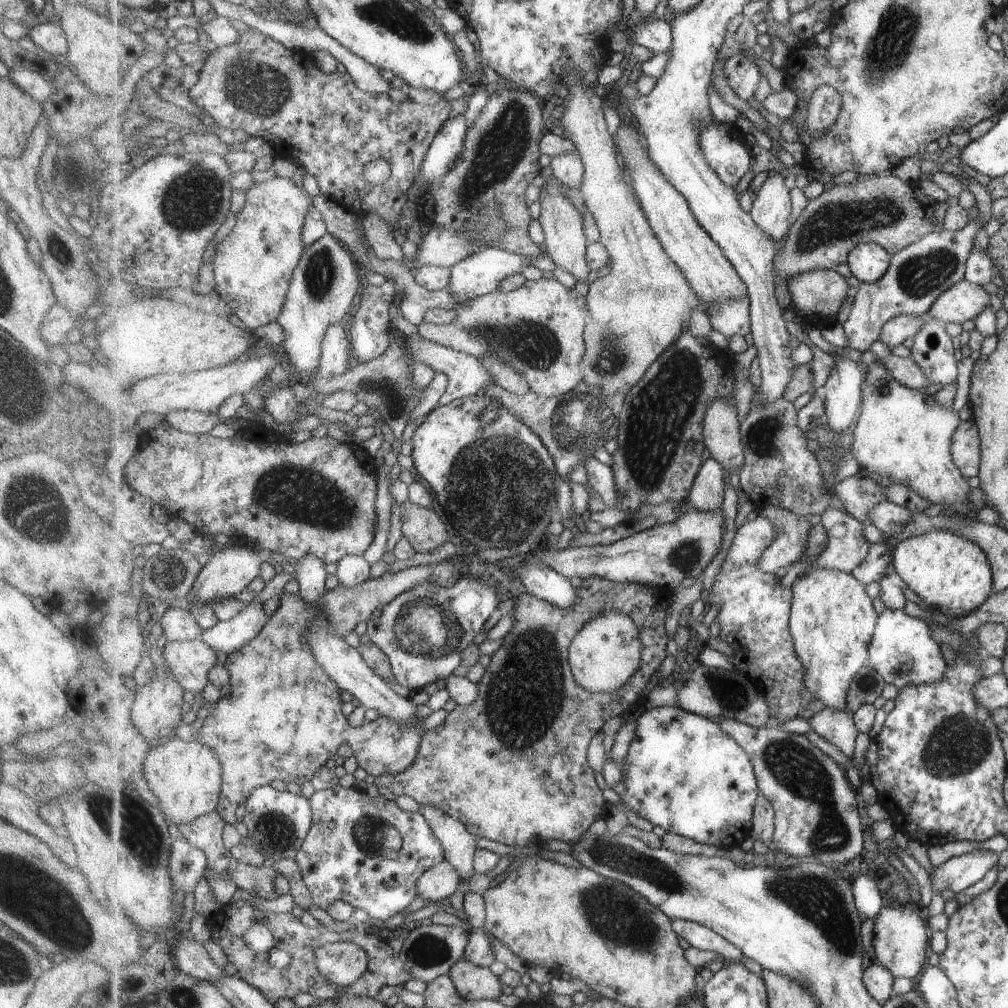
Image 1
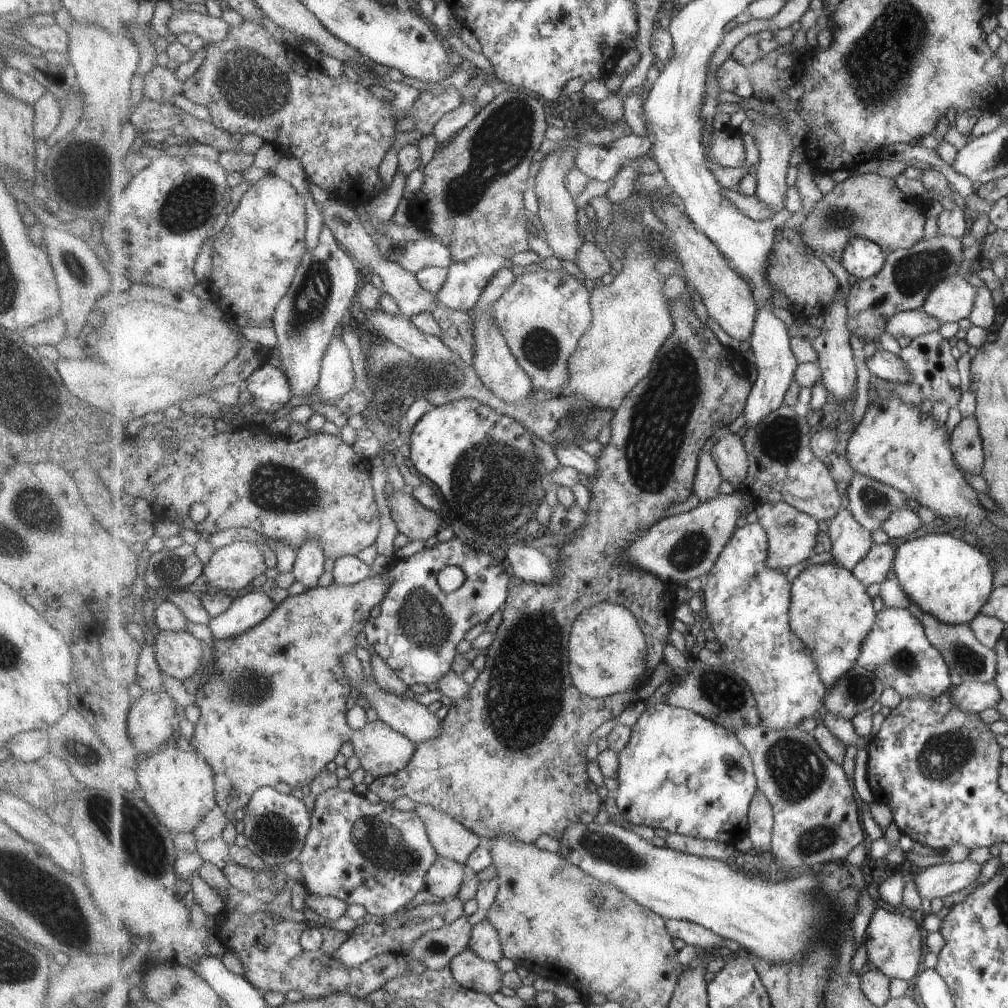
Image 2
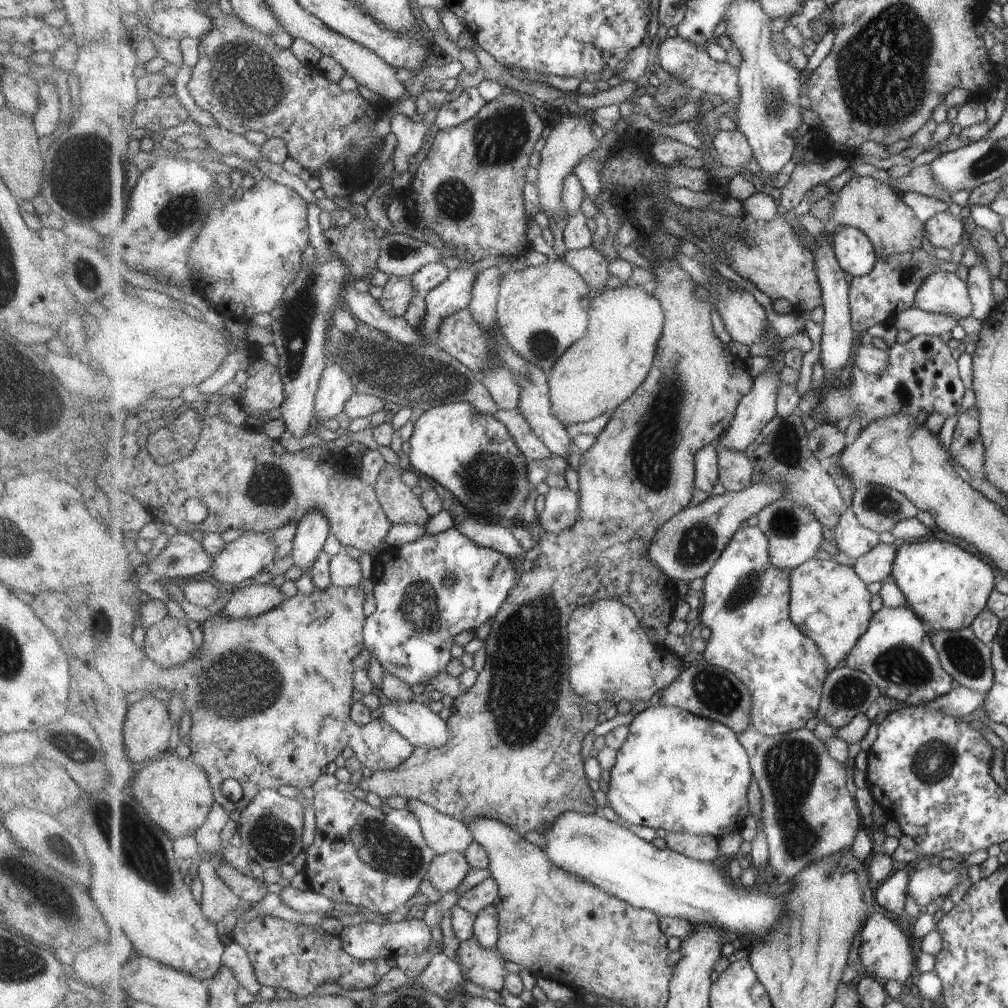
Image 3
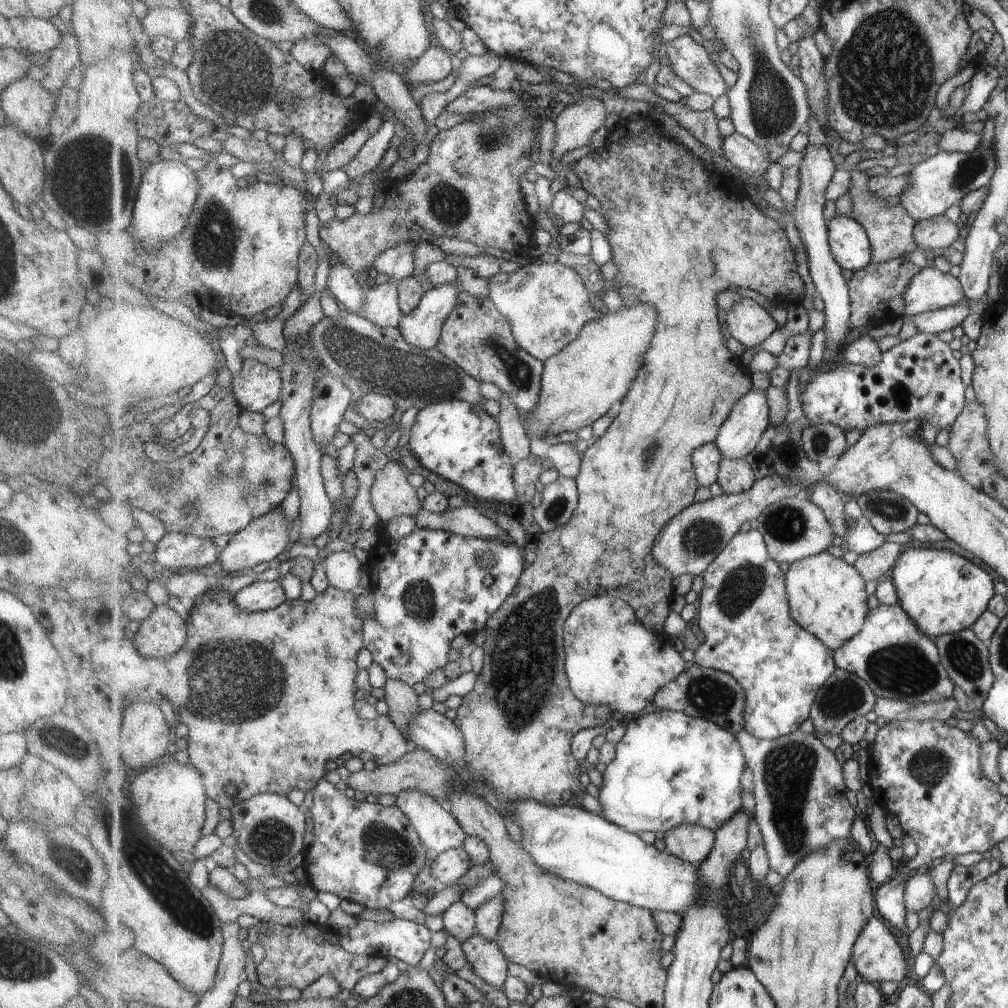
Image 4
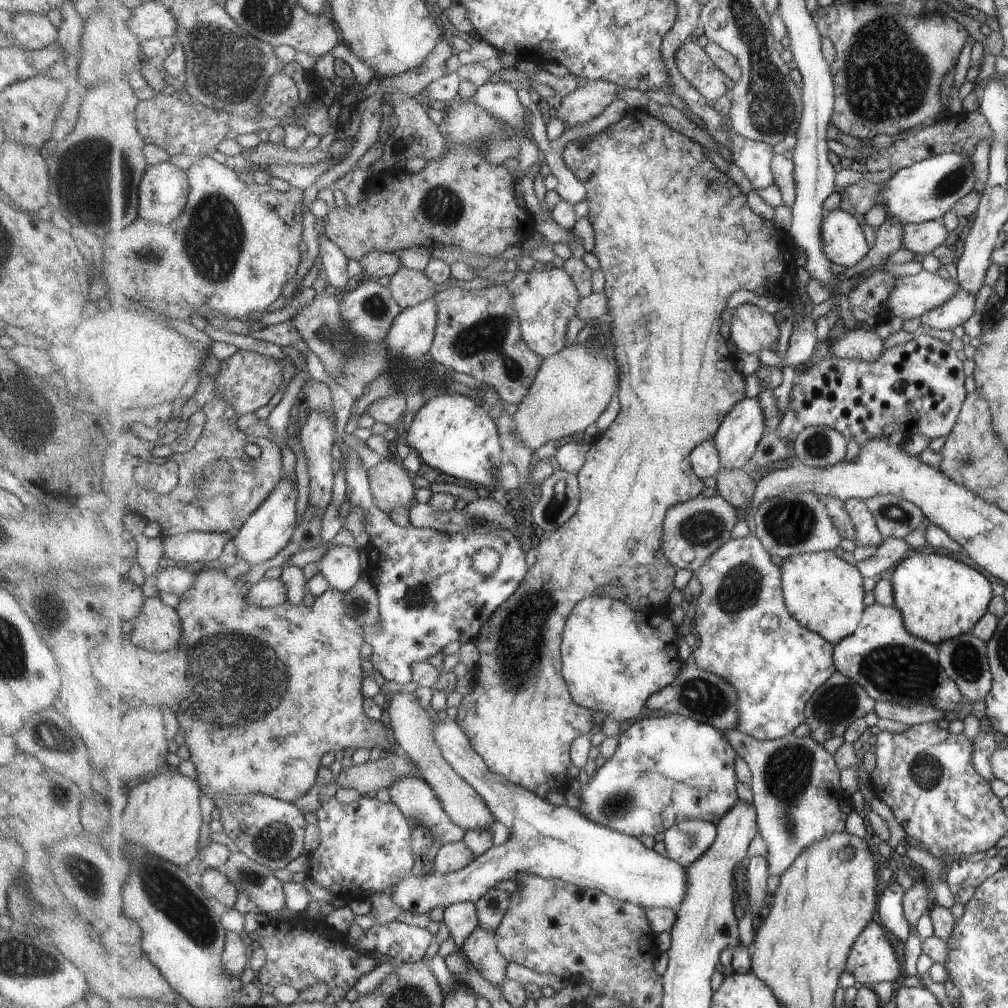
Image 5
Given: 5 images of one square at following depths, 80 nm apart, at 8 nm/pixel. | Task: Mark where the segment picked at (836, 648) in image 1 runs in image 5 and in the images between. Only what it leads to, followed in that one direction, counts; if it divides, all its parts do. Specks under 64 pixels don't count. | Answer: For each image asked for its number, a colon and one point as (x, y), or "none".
2: (832, 612)
3: (830, 603)
4: (827, 596)
5: (824, 593)

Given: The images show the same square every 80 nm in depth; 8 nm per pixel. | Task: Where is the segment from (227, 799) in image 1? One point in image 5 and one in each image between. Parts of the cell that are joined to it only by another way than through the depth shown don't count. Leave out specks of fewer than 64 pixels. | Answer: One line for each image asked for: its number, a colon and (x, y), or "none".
2: (273, 708)
3: (295, 663)
4: (303, 657)
5: (262, 694)

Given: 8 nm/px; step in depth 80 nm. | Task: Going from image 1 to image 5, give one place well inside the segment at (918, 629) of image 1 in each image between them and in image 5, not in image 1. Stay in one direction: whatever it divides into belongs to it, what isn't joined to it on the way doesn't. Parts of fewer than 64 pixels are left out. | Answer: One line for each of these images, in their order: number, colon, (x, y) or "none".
2: (898, 651)
3: (897, 652)
4: (892, 653)
5: (883, 656)

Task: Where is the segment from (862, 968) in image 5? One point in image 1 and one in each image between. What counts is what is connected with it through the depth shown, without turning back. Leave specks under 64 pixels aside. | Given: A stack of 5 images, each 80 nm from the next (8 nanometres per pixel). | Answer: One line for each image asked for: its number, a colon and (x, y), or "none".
1: (900, 940)
2: (894, 944)
3: (886, 952)
4: (878, 957)

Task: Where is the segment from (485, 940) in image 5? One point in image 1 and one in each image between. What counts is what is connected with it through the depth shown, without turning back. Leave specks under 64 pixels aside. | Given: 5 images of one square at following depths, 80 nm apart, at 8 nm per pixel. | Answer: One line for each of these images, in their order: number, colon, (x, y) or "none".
1: (474, 982)
2: (470, 968)
3: (485, 967)
4: (486, 957)

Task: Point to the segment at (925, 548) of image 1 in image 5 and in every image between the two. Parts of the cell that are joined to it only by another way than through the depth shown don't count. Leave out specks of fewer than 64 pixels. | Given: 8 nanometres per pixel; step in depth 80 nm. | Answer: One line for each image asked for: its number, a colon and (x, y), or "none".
2: (949, 579)
3: (948, 588)
4: (944, 593)
5: (941, 598)

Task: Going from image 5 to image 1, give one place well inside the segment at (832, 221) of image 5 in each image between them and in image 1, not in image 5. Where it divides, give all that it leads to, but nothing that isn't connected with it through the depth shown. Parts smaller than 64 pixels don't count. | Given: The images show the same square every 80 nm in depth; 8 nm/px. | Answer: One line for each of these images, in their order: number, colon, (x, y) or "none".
1: (868, 262)
2: (862, 258)
3: (856, 253)
4: (851, 246)

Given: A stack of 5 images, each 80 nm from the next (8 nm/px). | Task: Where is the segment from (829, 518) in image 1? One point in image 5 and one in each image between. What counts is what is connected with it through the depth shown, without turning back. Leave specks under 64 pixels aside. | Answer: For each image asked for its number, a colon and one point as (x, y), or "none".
2: (851, 541)
3: (853, 538)
4: (862, 537)
5: (868, 534)

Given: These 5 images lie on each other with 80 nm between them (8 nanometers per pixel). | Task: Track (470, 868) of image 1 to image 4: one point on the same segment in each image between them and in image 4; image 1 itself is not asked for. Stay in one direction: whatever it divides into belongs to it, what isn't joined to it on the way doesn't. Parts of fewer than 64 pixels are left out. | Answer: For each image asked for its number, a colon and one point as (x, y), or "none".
2: (453, 840)
3: (444, 833)
4: (440, 831)

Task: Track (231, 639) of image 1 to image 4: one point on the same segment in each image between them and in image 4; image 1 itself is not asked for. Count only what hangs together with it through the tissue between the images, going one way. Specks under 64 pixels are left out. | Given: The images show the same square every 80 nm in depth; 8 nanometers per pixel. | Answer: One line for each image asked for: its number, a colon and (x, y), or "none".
2: (246, 611)
3: (250, 601)
4: (260, 596)

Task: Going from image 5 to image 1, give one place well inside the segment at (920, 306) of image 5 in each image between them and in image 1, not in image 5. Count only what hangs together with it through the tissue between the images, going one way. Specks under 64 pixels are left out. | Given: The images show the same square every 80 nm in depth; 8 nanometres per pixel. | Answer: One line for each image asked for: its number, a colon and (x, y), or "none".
1: (965, 301)
2: (953, 299)
3: (943, 292)
4: (931, 290)

